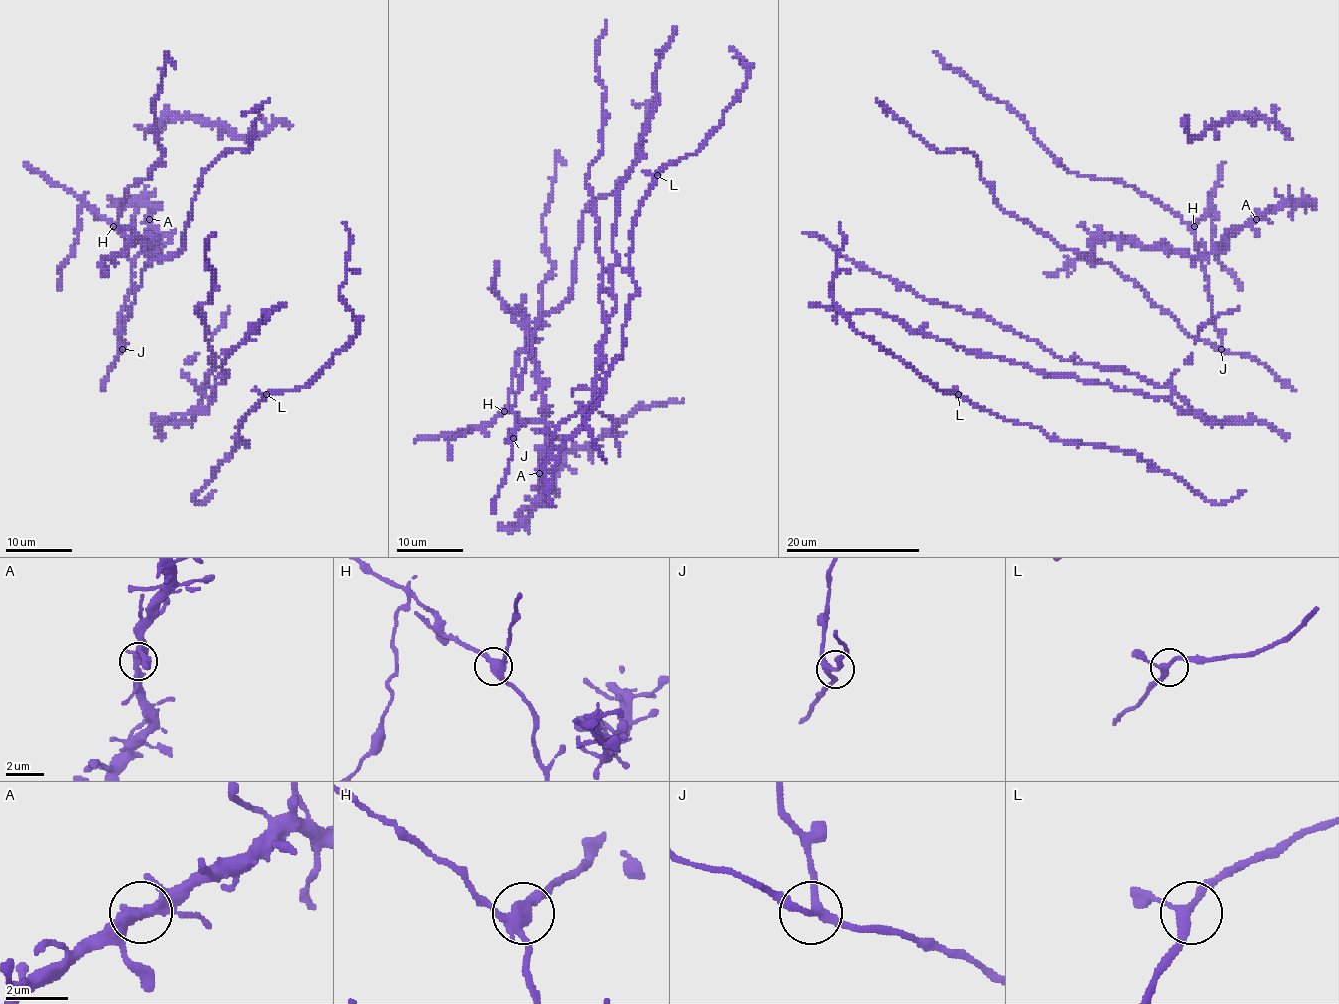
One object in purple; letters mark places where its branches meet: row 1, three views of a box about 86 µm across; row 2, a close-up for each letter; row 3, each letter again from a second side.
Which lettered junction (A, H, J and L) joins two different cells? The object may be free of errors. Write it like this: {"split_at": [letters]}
{"split_at": ["H"]}

